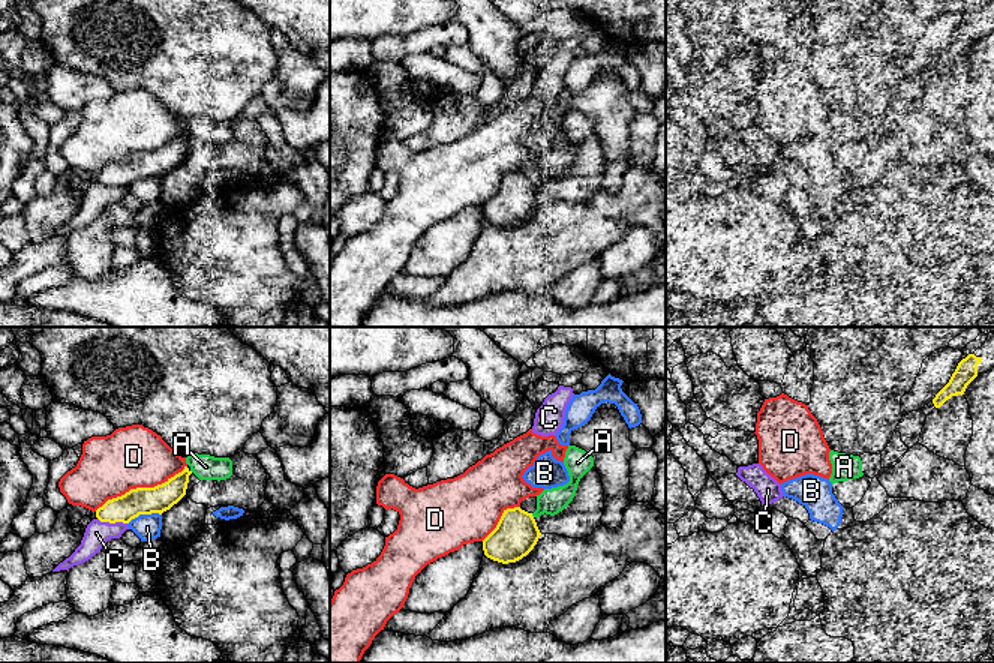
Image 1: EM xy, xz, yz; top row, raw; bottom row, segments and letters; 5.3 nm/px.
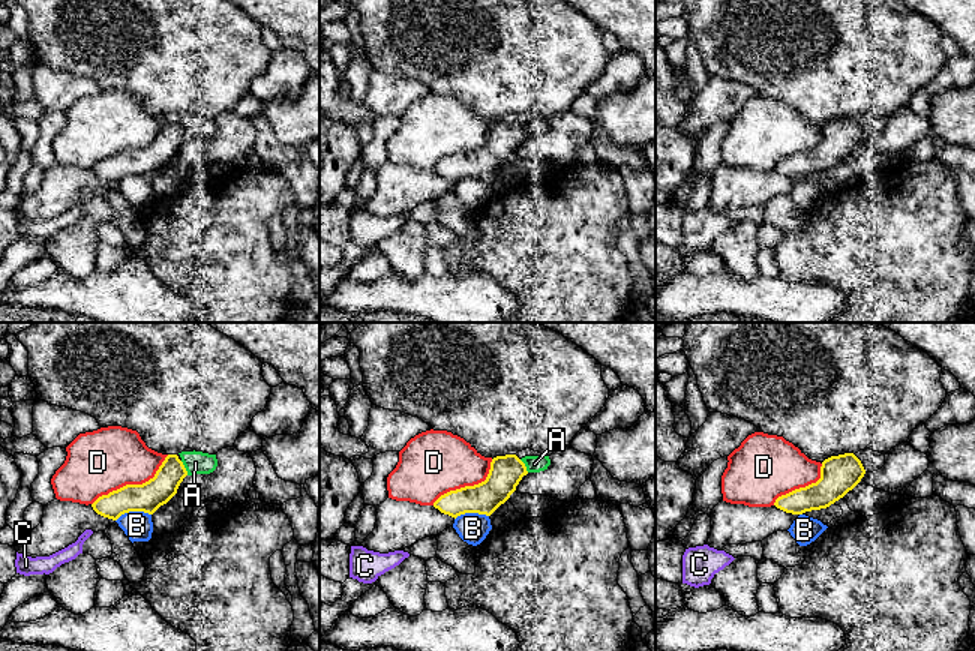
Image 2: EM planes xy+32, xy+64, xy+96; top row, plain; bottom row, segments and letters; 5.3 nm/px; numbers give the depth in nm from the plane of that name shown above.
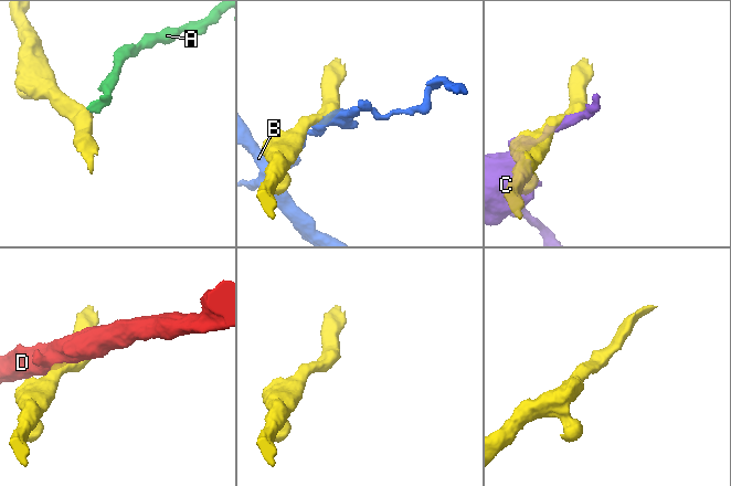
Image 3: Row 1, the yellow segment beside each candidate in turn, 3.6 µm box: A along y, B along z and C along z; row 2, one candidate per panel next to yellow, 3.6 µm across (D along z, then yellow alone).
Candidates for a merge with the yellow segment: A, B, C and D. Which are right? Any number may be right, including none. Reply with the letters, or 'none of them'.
none of them

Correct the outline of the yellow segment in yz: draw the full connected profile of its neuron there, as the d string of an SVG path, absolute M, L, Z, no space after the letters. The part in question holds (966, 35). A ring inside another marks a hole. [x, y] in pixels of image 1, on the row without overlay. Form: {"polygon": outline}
{"polygon": "M988 0L981 12L958 27L949 46L933 63L934 70L940 72L952 60L964 58L967 50L991 32L994 32L994 0Z"}

